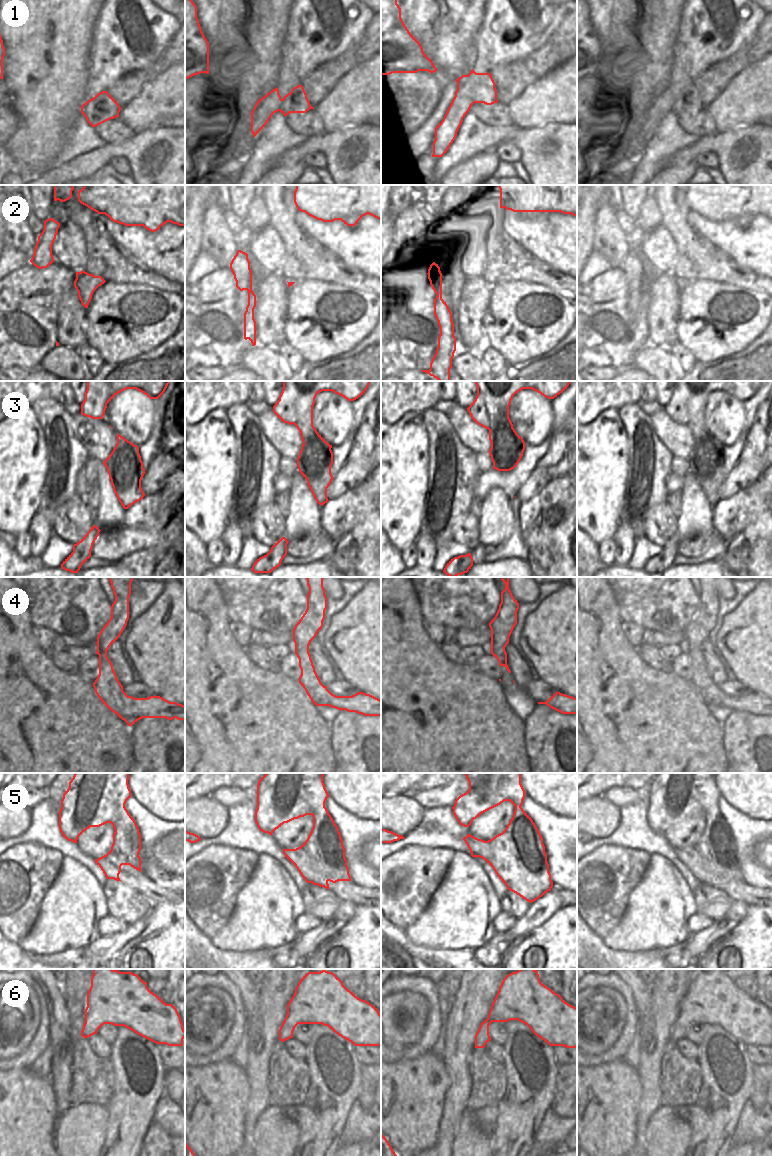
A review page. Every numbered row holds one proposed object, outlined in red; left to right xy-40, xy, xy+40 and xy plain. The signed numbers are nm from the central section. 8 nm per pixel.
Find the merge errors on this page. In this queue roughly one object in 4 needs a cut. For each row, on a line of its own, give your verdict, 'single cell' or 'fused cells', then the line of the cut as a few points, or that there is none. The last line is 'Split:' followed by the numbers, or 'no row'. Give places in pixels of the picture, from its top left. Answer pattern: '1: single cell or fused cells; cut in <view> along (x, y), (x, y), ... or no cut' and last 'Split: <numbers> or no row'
1: single cell; no cut
2: single cell; no cut
3: single cell; no cut
4: single cell; no cut
5: fused cells; cut in xy-40 along (125, 807), (123, 817), (117, 825), (113, 825)
6: single cell; no cut
Split: 5

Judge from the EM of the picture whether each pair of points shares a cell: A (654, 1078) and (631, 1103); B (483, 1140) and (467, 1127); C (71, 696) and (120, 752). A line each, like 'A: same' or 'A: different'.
A: different
B: same
C: same

